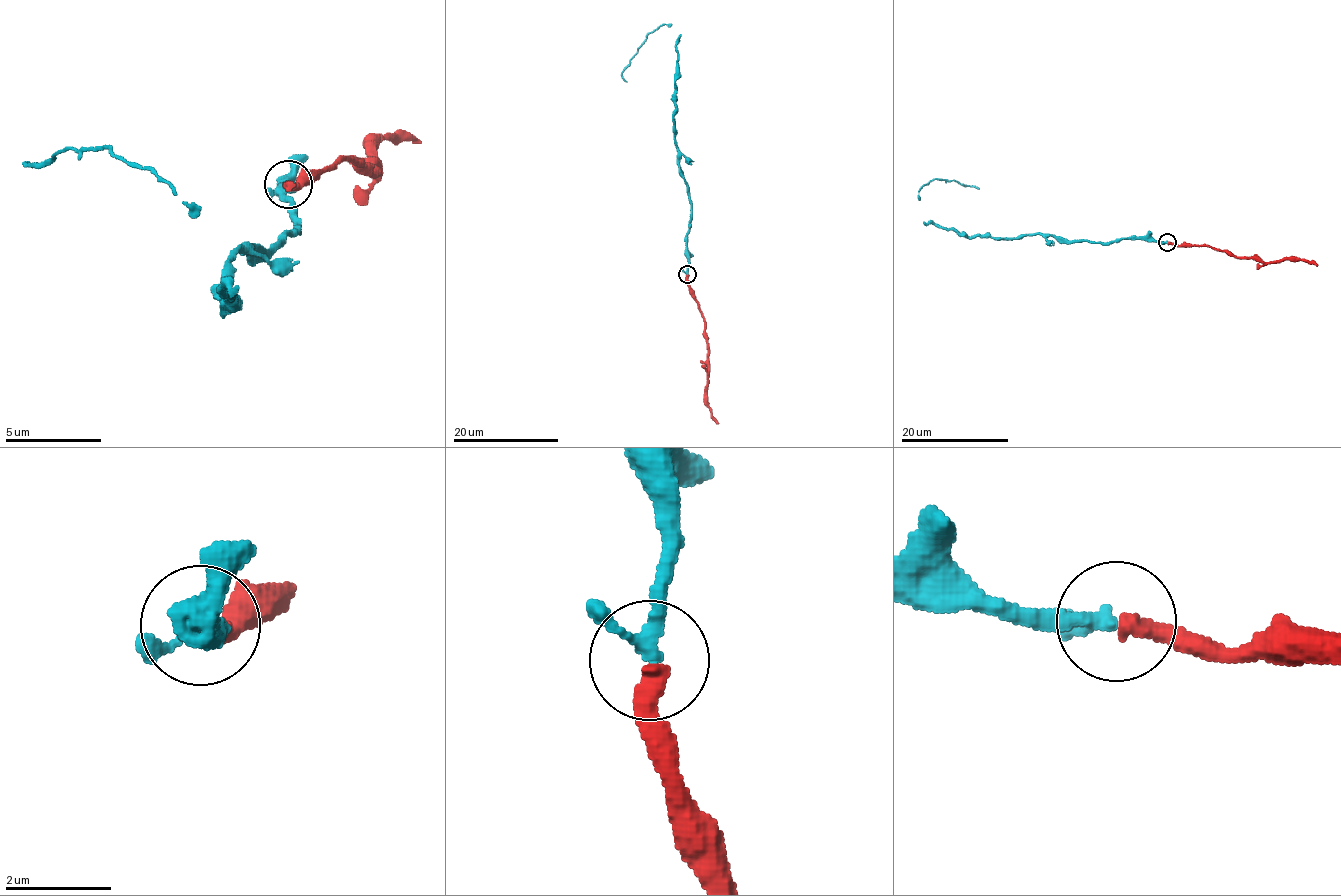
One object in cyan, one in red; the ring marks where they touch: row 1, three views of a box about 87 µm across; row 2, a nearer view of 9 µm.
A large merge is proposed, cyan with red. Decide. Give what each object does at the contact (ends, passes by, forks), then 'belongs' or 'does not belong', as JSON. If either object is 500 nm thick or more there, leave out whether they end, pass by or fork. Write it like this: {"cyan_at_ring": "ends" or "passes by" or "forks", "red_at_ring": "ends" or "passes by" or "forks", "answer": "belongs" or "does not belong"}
{"cyan_at_ring": "passes by", "red_at_ring": "ends", "answer": "belongs"}

